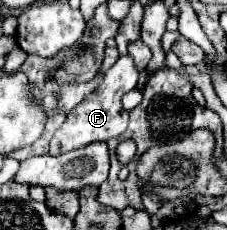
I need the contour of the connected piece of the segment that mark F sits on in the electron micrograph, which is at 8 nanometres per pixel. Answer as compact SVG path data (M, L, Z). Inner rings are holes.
M121 54L119 60L105 72L103 82L83 100L79 102L65 118L61 128L51 138L51 154L71 152L77 146L85 146L89 142L107 142L109 138L119 138L129 124L129 112L121 104L121 96L135 88L137 84L137 68L129 54Z

